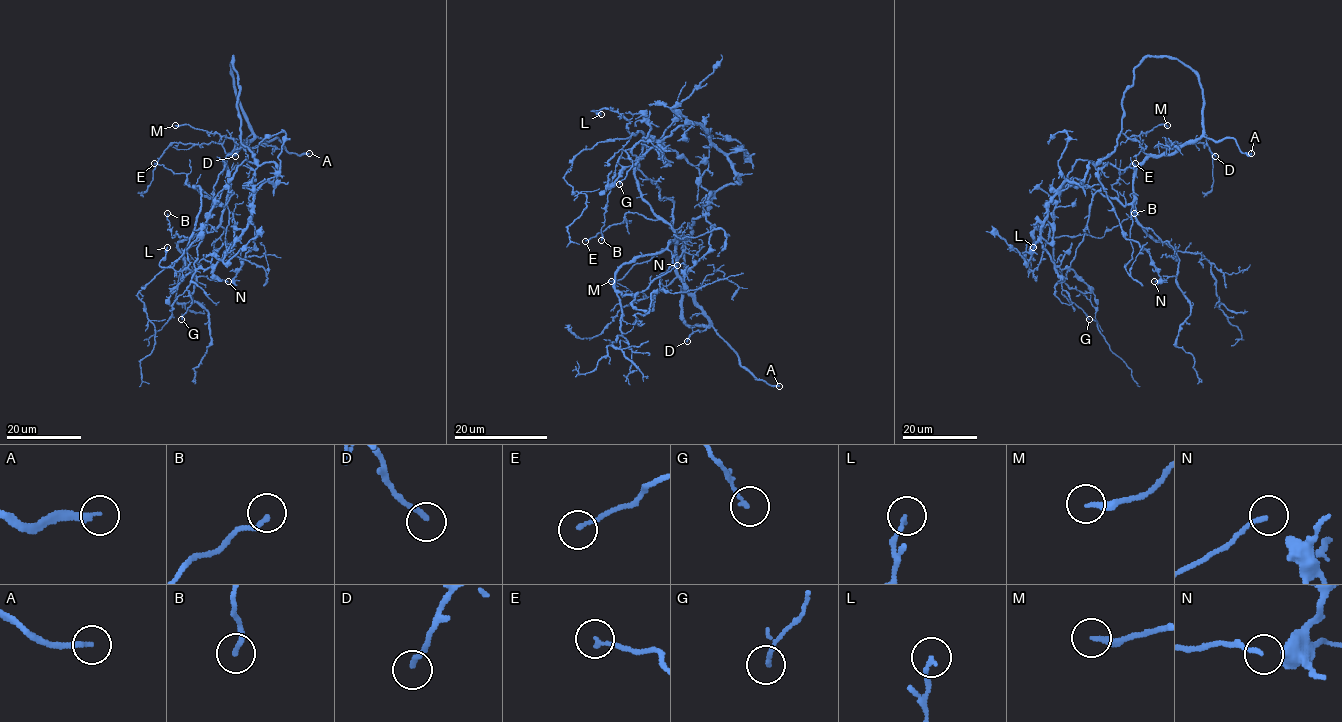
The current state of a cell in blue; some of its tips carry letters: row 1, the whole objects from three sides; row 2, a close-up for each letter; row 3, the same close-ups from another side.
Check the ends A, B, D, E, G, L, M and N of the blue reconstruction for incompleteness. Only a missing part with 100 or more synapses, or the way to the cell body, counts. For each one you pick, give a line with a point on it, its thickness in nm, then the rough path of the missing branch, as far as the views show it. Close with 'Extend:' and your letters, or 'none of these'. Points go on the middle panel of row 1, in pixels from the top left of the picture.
A: (779, 386) | 240 nm | (779, 386), (789, 386), (802, 375), (794, 383)
Extend: A

